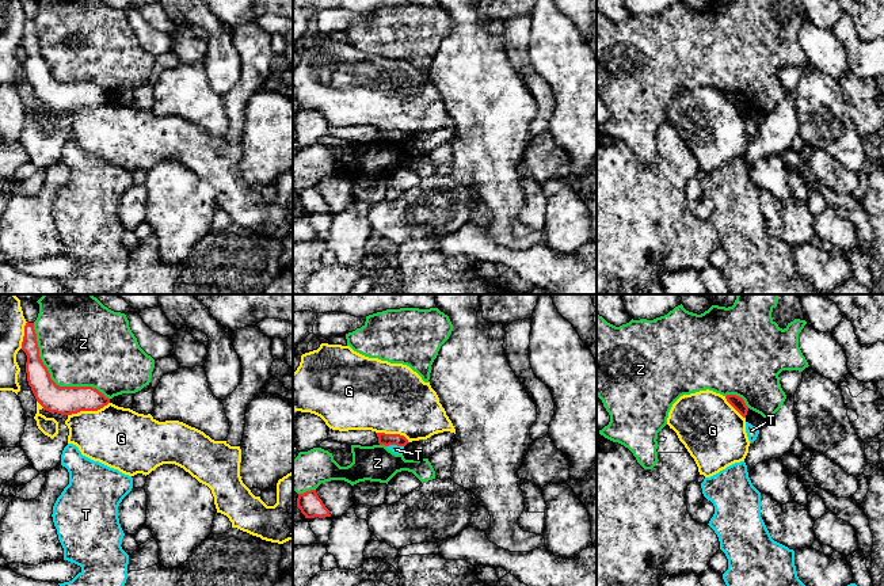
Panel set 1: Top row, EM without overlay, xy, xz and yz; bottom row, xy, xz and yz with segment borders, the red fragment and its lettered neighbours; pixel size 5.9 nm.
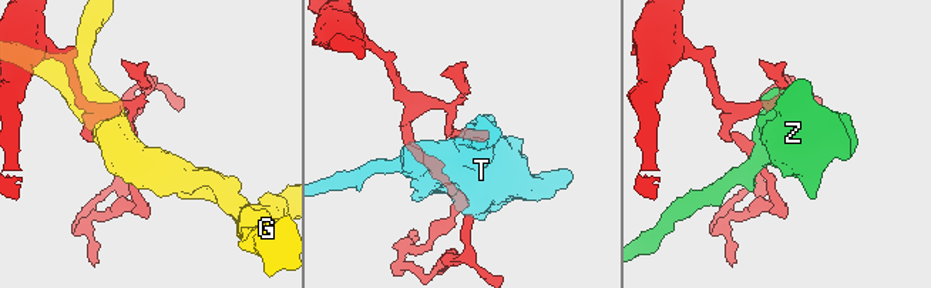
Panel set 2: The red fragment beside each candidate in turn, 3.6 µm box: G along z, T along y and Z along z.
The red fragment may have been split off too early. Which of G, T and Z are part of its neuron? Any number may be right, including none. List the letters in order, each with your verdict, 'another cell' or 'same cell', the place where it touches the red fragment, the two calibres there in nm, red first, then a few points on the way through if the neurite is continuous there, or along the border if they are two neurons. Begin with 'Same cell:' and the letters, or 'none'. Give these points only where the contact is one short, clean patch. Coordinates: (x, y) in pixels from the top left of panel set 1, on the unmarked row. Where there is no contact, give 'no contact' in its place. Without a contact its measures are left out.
Same cell: none
G: another cell | xy (88, 106) | 170/360 nm
T: another cell | xz (395, 140) | 70/50 nm | along xz (403, 141), (387, 143)
Z: another cell | xy (52, 76) | 170/460 nm

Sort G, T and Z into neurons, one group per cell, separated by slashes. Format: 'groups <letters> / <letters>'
groups G / T / Z

